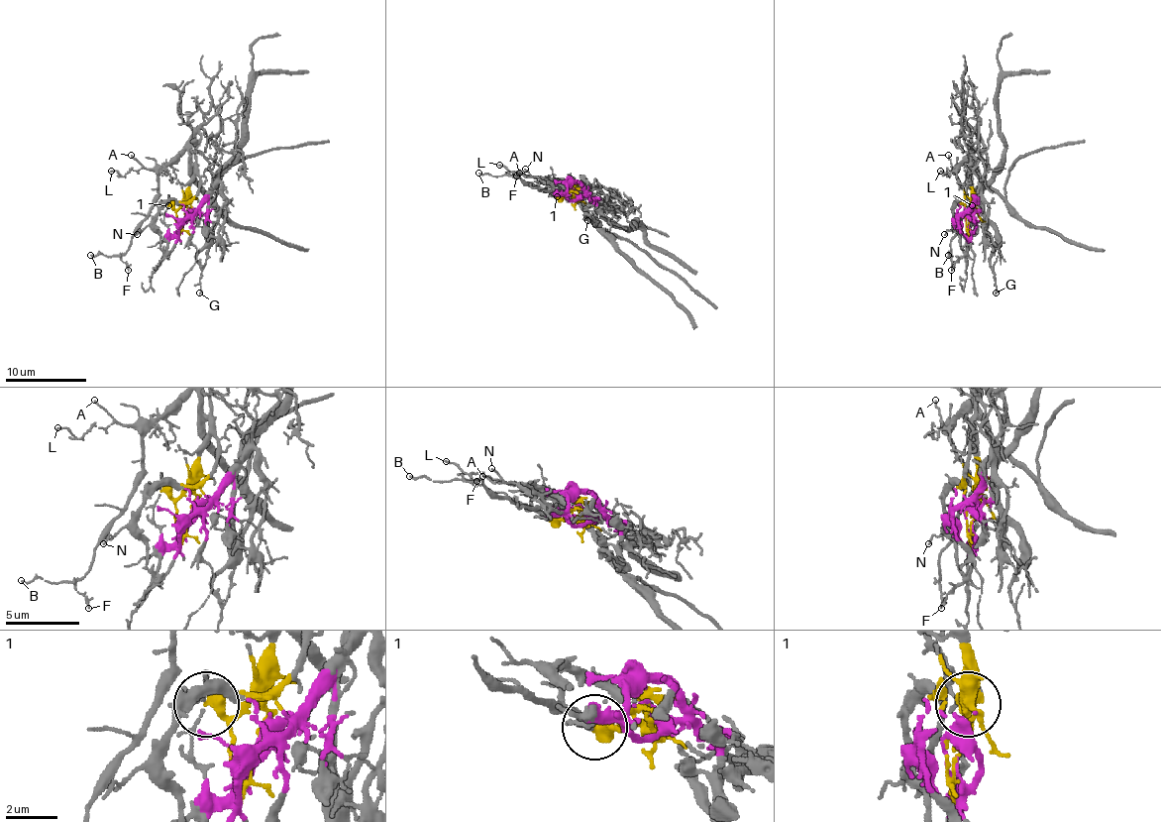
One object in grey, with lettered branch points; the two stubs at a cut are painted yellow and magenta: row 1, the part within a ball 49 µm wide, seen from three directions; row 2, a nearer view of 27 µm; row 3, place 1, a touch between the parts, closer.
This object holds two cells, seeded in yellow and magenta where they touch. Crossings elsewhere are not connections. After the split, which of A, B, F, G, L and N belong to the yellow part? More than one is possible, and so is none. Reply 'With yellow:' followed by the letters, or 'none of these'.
With yellow: A, B, F, L, N

